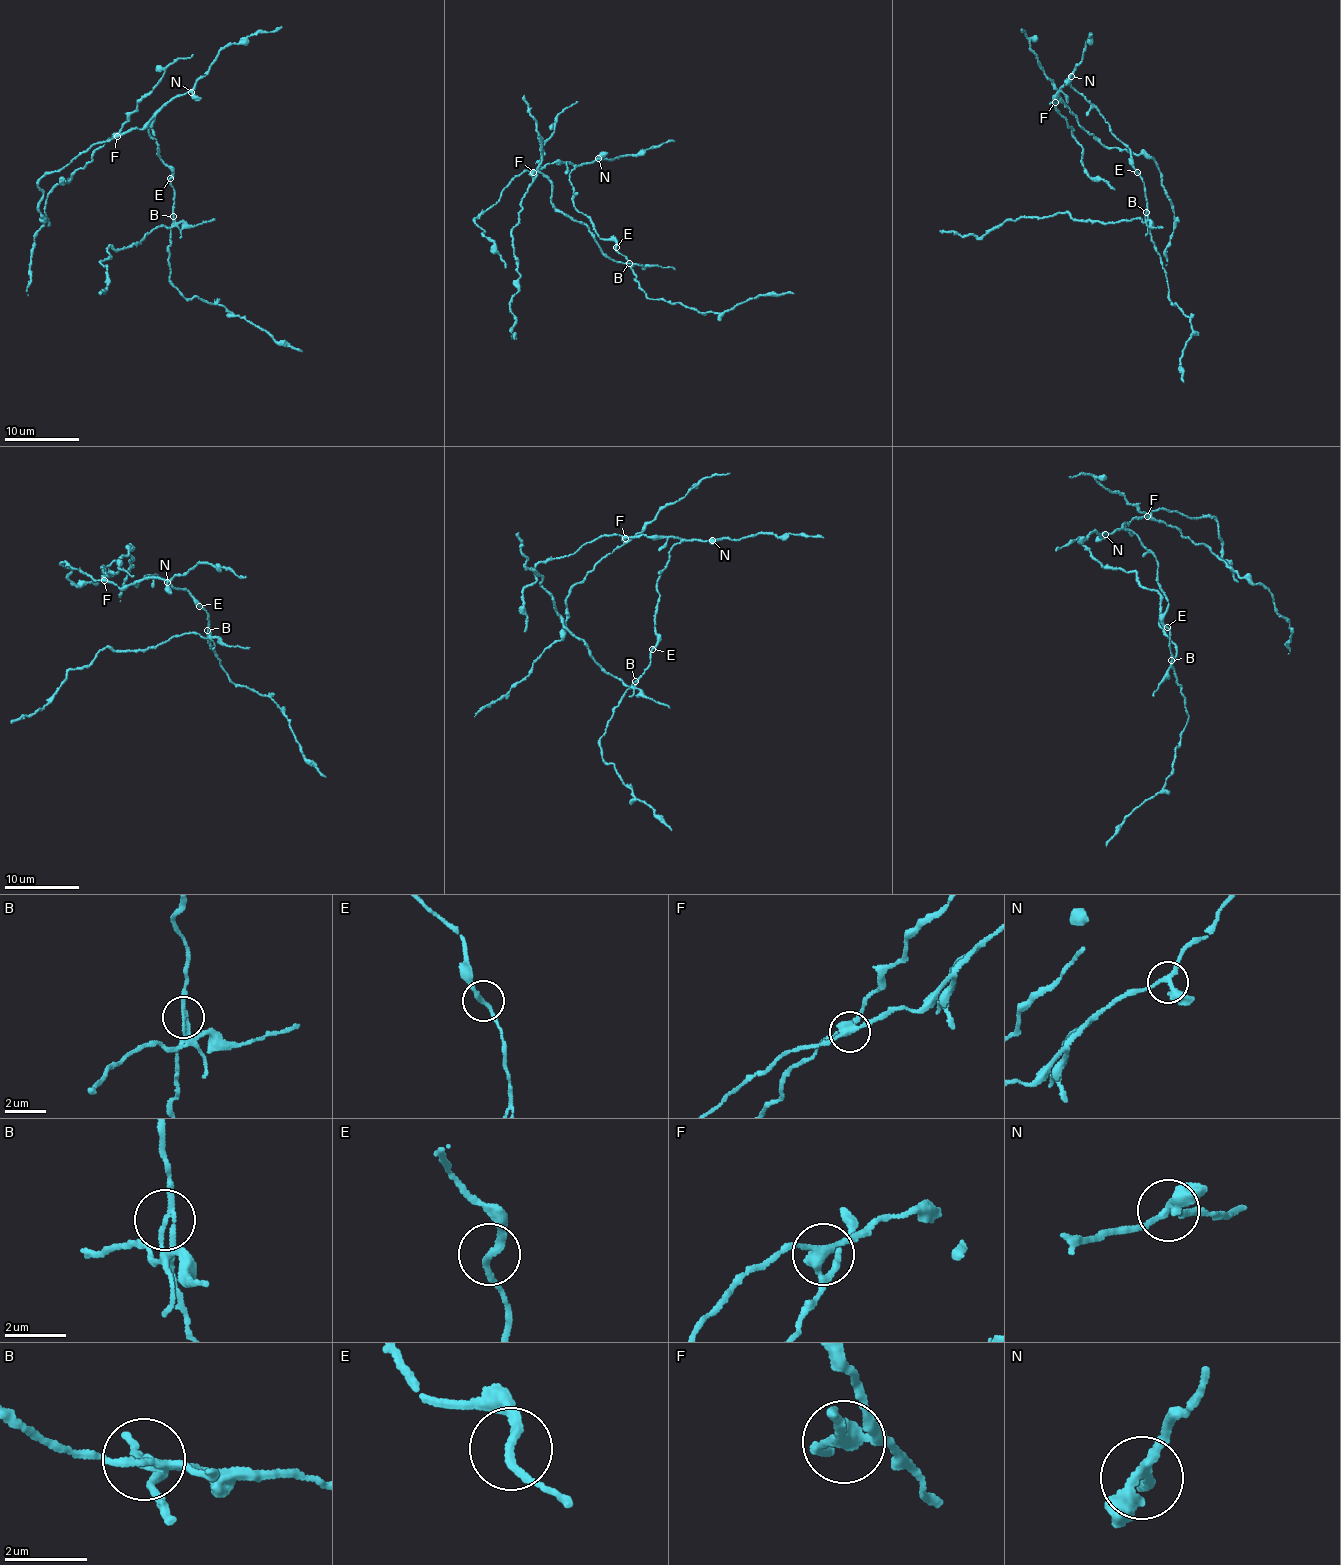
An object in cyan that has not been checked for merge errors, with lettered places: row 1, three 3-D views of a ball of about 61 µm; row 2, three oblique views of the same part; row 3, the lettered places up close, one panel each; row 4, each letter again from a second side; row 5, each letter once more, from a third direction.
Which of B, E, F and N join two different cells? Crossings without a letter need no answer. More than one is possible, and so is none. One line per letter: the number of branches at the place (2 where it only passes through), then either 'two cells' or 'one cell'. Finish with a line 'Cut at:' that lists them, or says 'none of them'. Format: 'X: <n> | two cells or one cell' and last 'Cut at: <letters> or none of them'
B: 2 | two cells
E: 2 | one cell
F: 4 | two cells
N: 3 | one cell
Cut at: B, F

